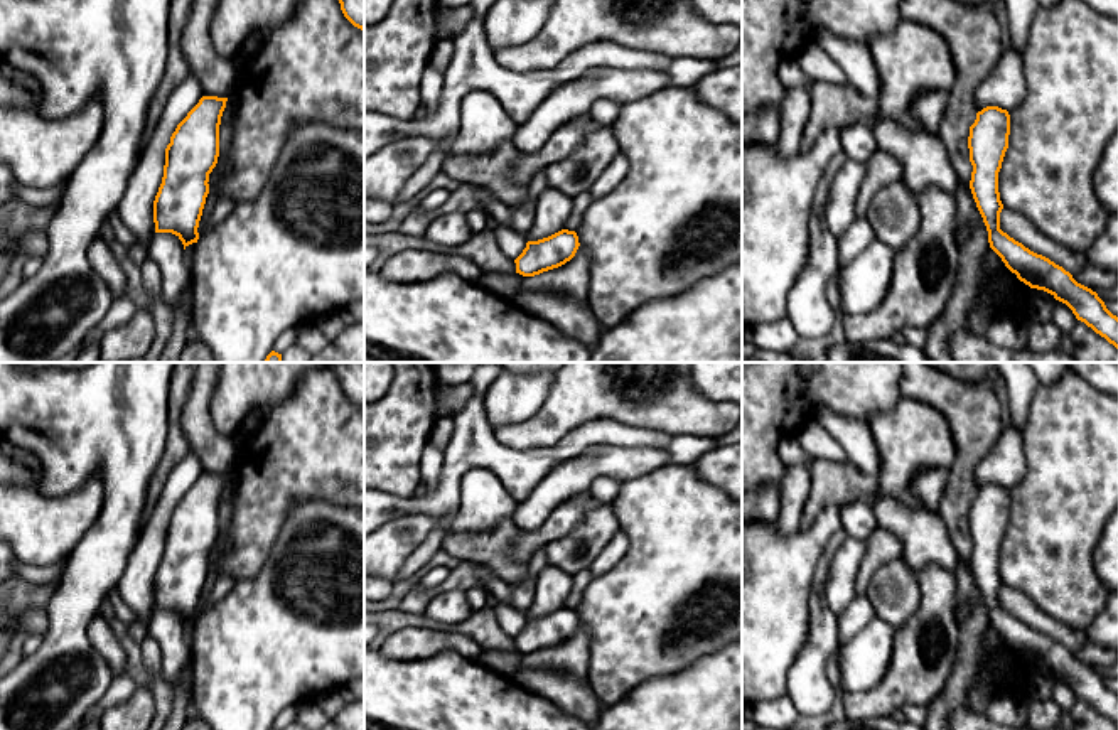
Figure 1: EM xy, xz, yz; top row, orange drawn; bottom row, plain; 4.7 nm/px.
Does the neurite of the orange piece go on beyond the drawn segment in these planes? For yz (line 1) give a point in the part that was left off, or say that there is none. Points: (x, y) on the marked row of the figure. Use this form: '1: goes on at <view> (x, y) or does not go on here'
1: does not go on here

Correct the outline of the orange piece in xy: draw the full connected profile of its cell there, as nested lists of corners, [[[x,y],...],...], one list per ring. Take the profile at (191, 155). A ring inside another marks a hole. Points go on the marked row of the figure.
[[[202,96],[177,125],[165,148],[164,177],[153,201],[155,233],[175,234],[184,250],[199,239],[209,174],[219,157],[219,125],[226,101]]]

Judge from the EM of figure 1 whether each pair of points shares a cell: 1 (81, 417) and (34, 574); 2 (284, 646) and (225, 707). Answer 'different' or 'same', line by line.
1: different
2: same

